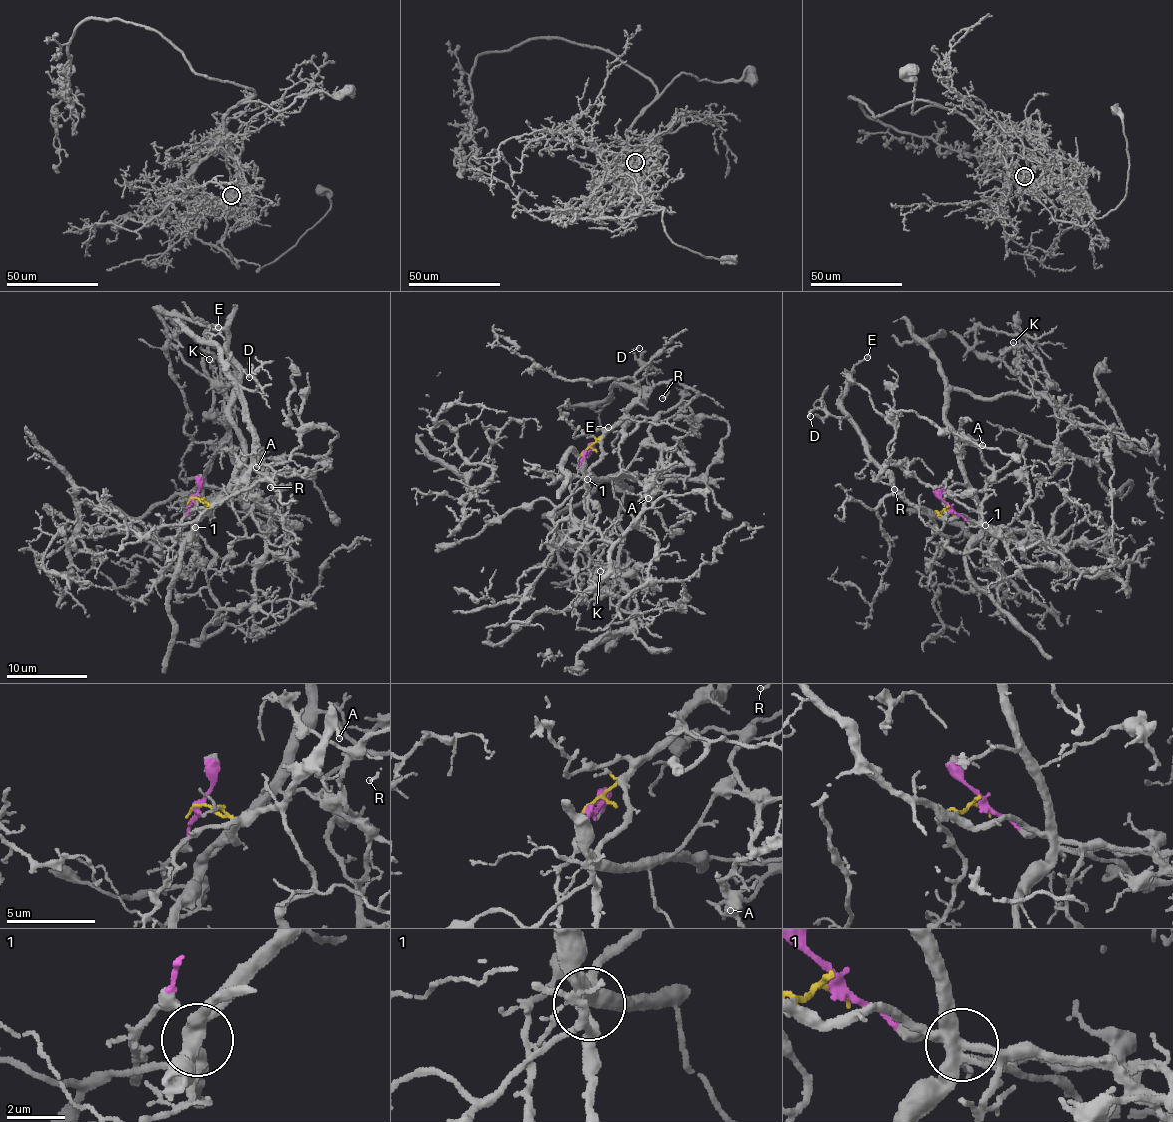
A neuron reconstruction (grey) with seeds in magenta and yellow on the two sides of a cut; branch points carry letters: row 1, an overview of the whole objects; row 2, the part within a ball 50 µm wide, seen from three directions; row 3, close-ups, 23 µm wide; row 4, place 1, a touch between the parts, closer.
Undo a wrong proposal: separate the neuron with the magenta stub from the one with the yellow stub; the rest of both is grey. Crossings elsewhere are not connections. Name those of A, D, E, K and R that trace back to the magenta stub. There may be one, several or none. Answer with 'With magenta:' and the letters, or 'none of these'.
With magenta: A, K

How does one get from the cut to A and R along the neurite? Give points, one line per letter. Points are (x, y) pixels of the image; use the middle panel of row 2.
A: (584, 451), (572, 490), (620, 474), (642, 447), (662, 450), (646, 501), (660, 488), (648, 484), (648, 498)
R: (584, 451), (602, 438), (658, 383), (666, 385), (668, 393), (662, 397)

